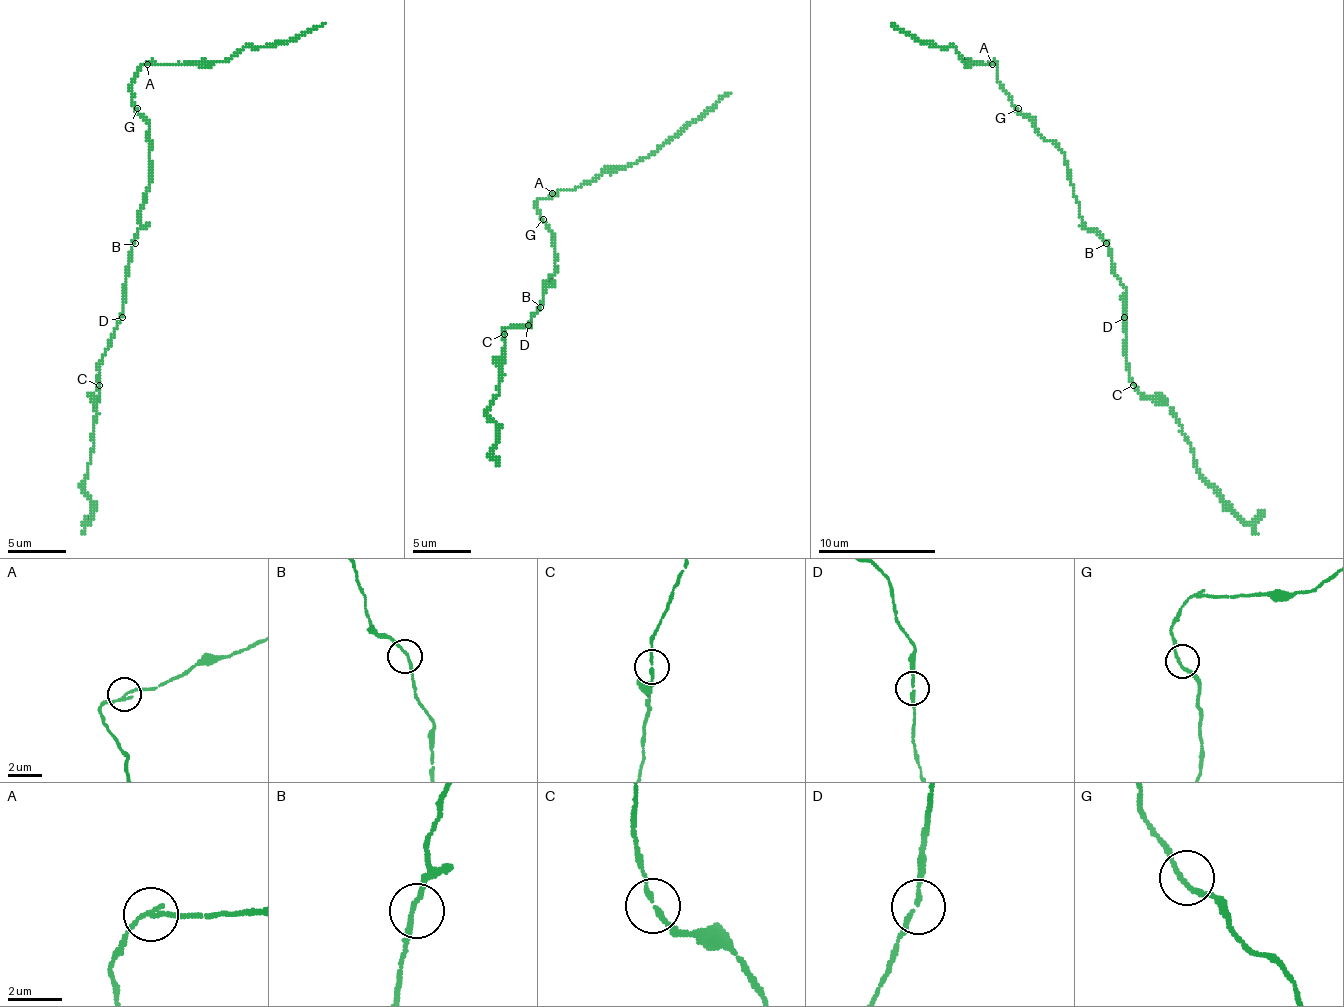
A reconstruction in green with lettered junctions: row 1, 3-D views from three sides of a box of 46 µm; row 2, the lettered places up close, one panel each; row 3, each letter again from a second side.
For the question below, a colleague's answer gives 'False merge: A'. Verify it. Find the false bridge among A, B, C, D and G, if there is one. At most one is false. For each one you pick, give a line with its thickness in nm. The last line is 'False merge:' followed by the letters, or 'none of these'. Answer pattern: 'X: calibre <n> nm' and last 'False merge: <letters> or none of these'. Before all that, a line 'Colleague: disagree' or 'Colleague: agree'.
Colleague: agree
A: calibre 160 nm
False merge: A

